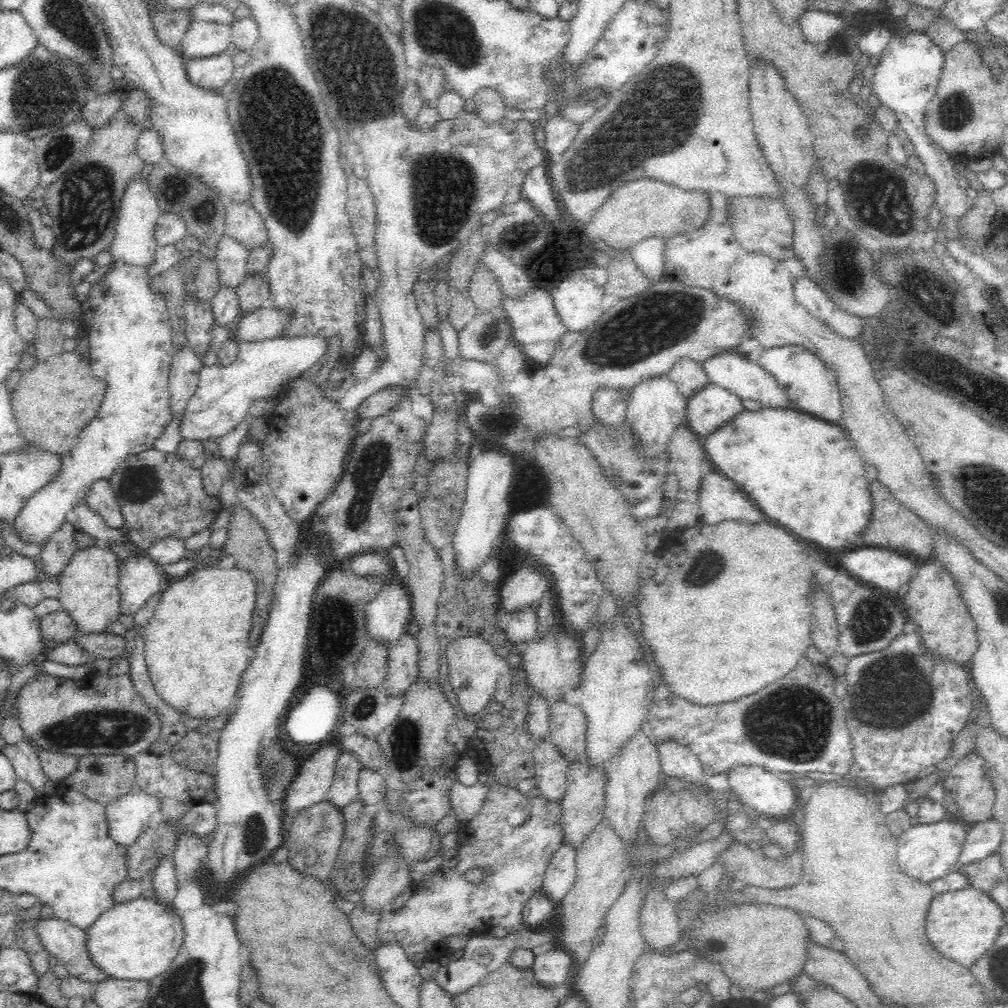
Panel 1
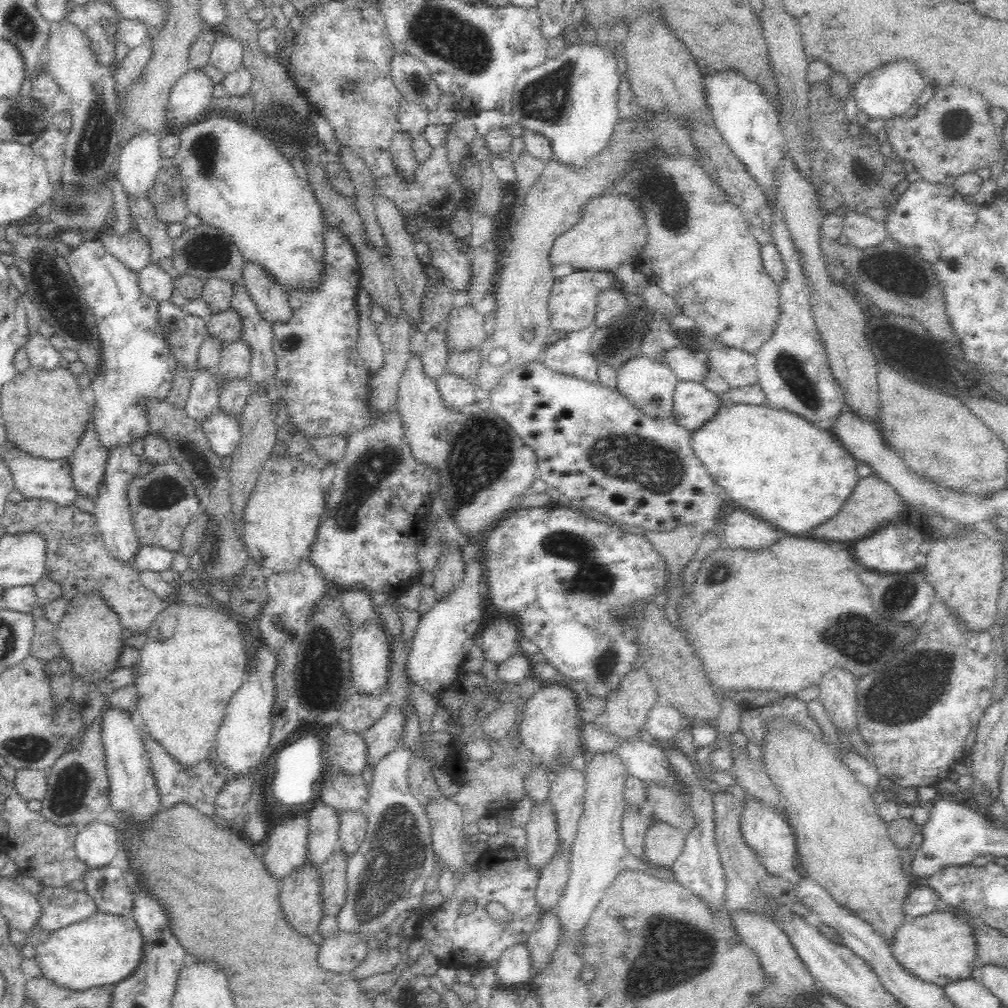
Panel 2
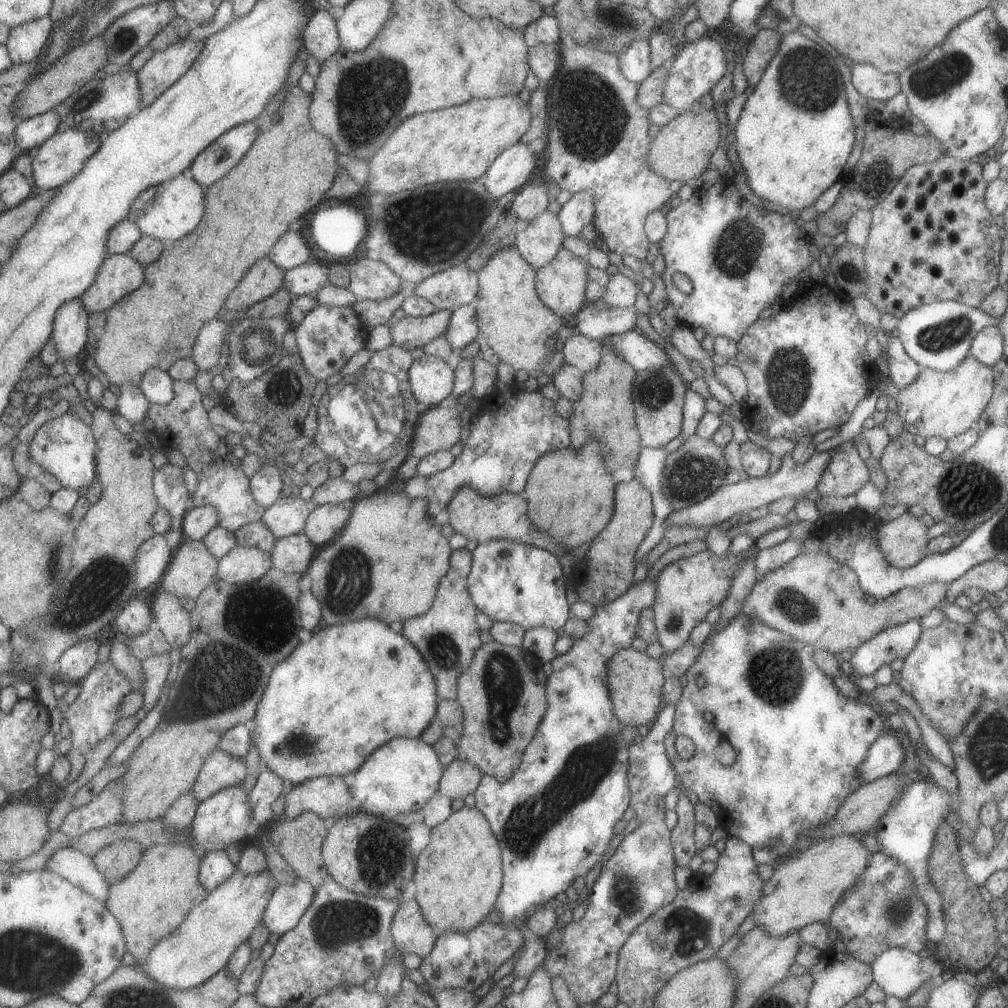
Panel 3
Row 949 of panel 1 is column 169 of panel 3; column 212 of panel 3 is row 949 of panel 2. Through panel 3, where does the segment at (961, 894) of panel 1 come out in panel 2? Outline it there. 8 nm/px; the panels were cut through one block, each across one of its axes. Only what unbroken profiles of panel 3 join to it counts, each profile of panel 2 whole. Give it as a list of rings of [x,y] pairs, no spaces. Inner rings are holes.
[[[940,907],[936,911],[918,916],[909,916],[896,932],[896,942],[890,949],[908,971],[926,982],[941,987],[957,980],[972,978],[976,968],[979,968],[975,962],[978,939],[974,925],[948,907]]]

